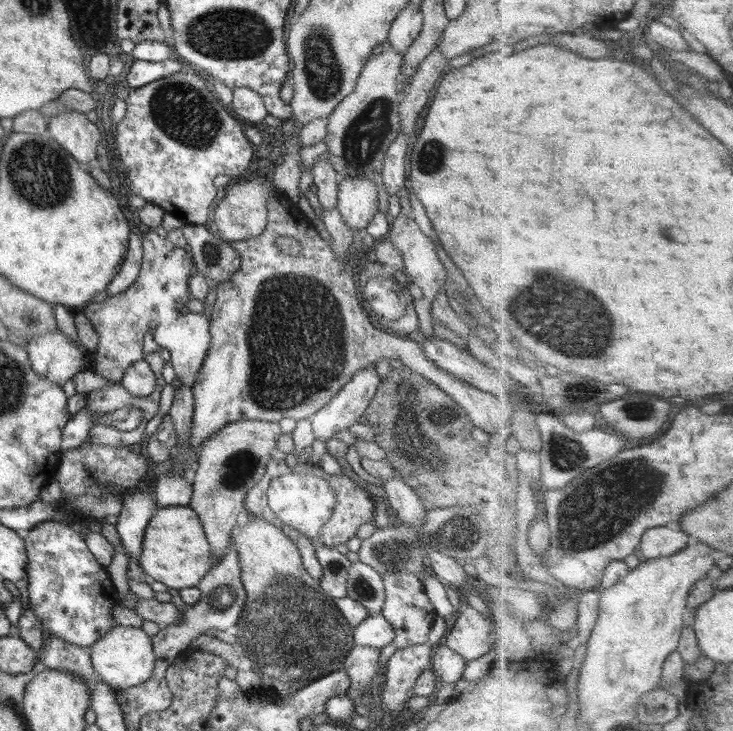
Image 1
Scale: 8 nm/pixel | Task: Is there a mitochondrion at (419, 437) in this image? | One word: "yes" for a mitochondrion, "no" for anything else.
yes

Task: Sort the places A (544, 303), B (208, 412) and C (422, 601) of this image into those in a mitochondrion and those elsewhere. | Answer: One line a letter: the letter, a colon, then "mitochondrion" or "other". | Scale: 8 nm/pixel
A: mitochondrion
B: other
C: other

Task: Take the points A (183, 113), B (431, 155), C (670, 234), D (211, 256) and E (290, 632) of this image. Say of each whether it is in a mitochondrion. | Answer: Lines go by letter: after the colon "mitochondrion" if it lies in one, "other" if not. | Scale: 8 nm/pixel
A: mitochondrion
B: mitochondrion
C: mitochondrion
D: mitochondrion
E: mitochondrion

